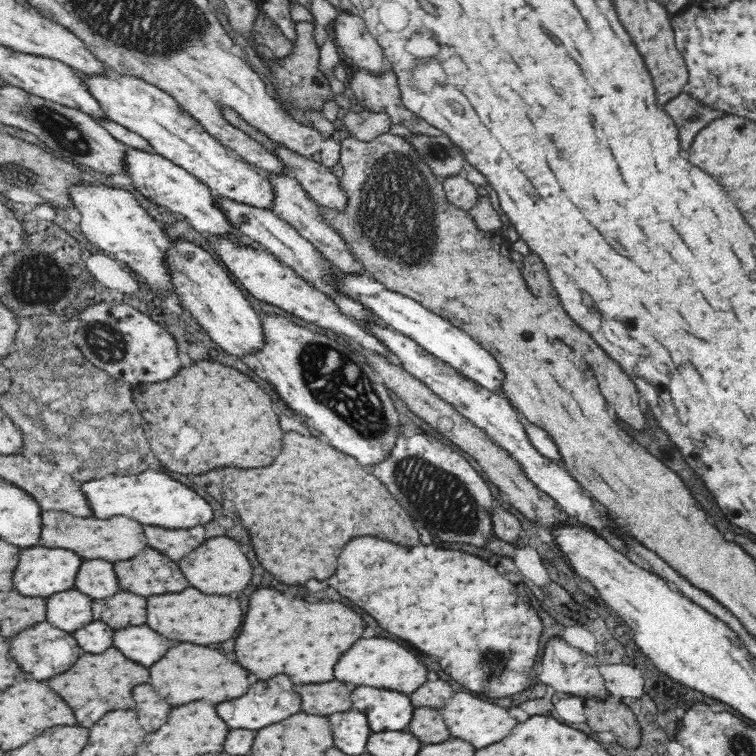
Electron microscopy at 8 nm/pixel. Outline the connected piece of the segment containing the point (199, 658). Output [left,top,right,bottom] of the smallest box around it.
[150,642,250,706]

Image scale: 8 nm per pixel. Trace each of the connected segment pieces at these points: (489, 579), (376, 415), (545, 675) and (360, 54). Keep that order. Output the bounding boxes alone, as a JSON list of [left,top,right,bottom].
[[336,536,542,698],[243,314,404,464],[538,638,609,700],[333,11,387,75]]

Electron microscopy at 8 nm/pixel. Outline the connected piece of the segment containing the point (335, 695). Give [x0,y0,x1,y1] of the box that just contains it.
[294,680,352,714]

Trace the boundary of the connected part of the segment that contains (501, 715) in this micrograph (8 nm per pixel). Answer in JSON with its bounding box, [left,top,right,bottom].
[442,692,518,748]

